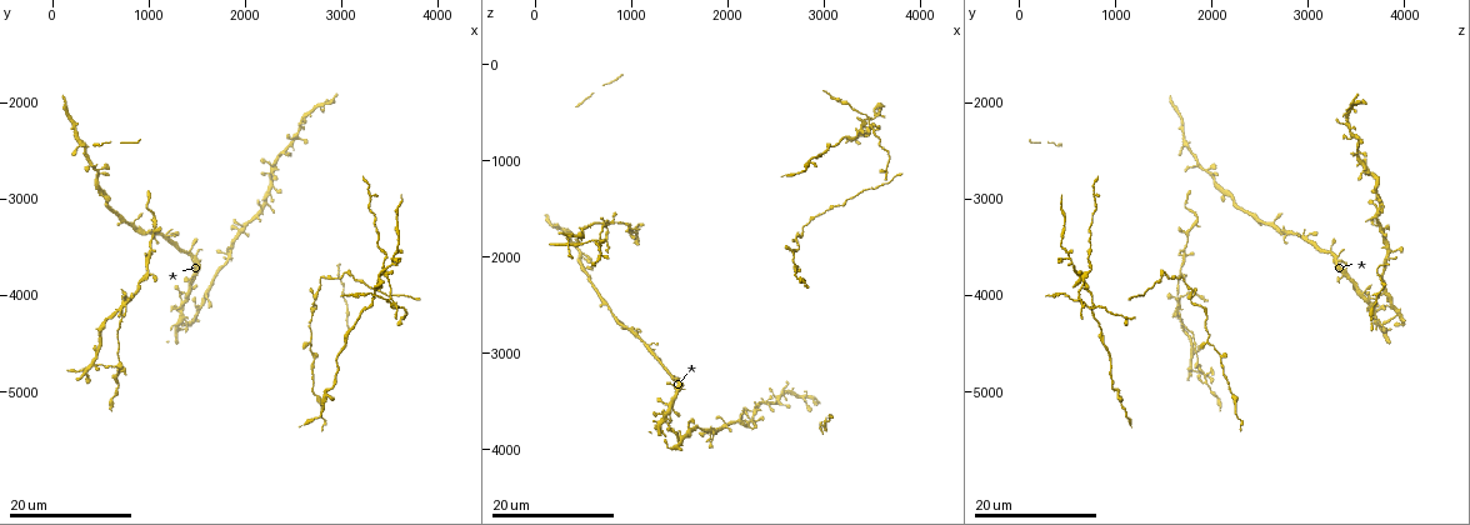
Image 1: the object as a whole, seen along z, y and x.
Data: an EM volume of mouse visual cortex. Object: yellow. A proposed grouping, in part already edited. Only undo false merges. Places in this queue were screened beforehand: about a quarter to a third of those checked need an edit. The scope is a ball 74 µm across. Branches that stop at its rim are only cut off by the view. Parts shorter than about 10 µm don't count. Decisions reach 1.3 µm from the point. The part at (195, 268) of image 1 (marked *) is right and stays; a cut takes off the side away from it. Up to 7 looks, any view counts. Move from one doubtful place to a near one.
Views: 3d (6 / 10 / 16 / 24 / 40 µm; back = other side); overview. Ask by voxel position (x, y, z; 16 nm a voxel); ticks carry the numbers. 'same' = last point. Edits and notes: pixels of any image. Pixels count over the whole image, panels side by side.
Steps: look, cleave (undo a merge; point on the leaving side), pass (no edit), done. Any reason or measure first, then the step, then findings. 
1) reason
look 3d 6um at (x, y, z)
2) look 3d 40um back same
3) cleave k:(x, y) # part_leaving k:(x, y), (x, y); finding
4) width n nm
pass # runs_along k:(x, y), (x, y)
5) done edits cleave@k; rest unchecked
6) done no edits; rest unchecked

arms part here
look 3d 16um at (2720, 4660, 2120)

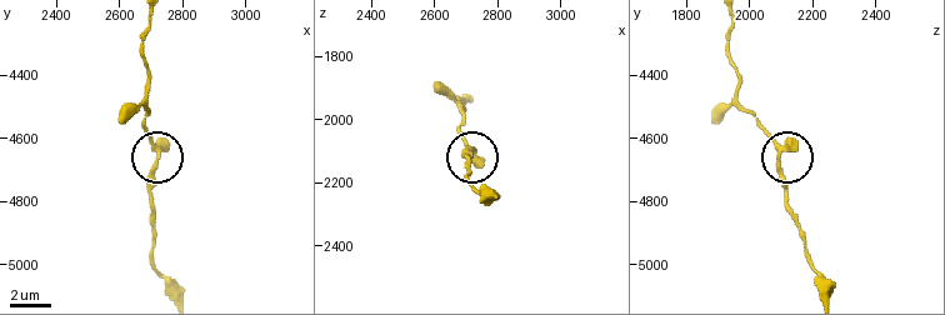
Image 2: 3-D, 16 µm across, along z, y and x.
look 3d 6um at (2730, 4640, 2110)

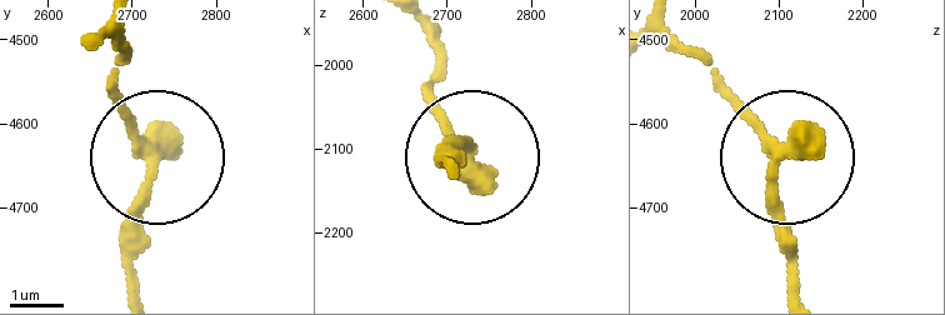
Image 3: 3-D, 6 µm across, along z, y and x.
width 280 nm
pass # continuous, no second neuron

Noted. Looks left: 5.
calibre changes
look 3d 16um at (3060, 4500, 880)

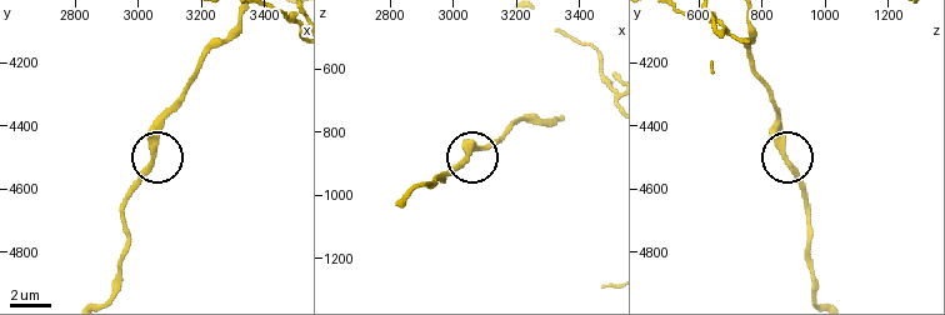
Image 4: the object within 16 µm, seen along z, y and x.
look 3d 10um at (3040, 4500, 870)

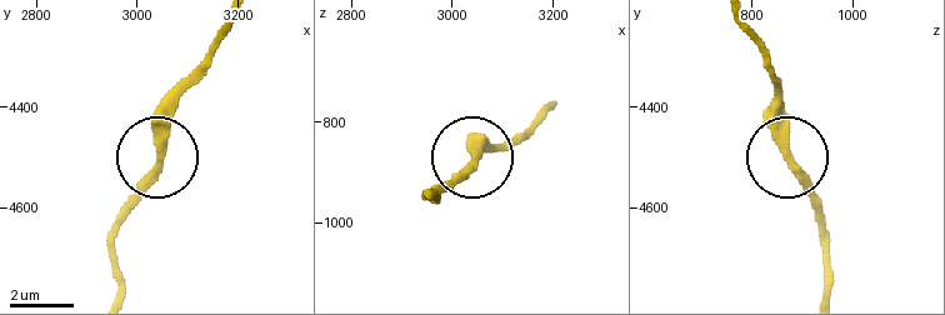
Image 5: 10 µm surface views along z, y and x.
width 290 nm
pass # continuous, no second neuron

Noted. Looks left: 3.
calibre changes
look 3d 16um at (740, 4160, 1640)

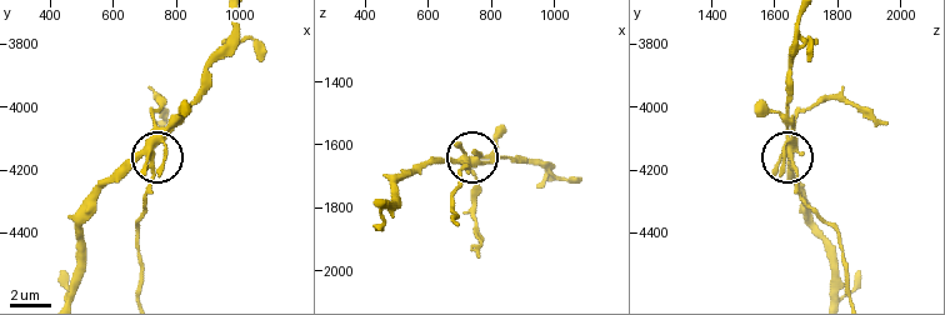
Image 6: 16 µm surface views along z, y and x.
zoom in
look 3d 6um at (720, 4160, 1660)

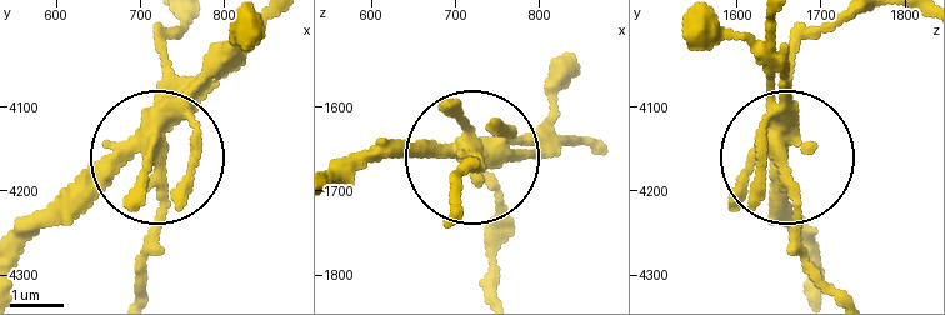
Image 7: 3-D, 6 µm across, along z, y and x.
other side
look 3d 6um back at (720, 4165, 1655)

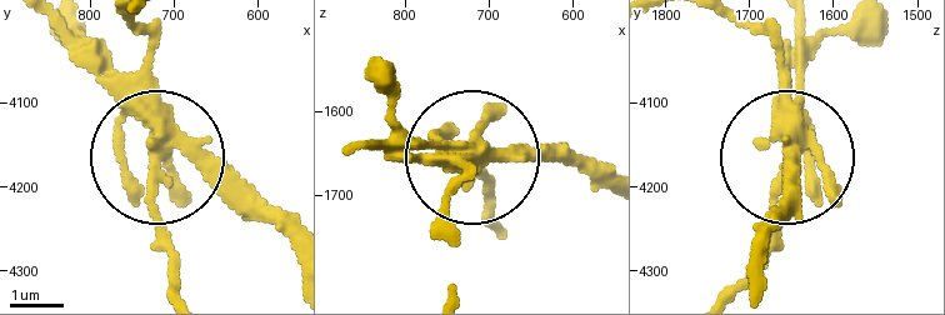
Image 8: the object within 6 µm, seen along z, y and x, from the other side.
arms 5
cleave 8:(158, 220) # two neurons meet here

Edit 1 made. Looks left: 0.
done edits cleave@8; rest unchecked

